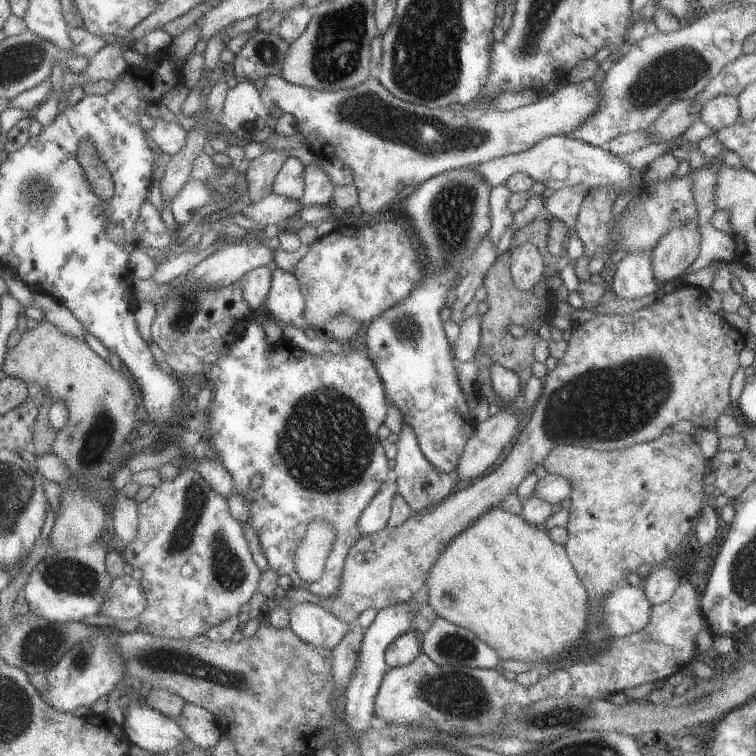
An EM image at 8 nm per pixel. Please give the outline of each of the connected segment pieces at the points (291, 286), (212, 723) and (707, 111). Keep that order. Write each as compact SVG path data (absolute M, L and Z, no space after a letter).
M275 270L271 276L271 288L265 298L263 310L267 310L275 320L287 322L295 328L305 328L303 314L309 308L299 282L293 274Z
M185 704L181 716L177 718L177 724L181 726L181 730L187 734L187 740L195 744L195 748L207 750L207 748L215 748L217 740L221 738L217 720L211 716L211 712Z
M715 96L703 106L699 120L717 132L739 120L739 100L735 96Z

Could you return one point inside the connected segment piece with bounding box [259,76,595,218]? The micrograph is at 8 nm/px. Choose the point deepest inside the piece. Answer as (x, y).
(389, 144)

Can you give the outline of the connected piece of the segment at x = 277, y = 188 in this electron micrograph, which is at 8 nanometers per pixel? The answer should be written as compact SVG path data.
M289 158L289 160L285 160L285 166L277 172L269 194L301 204L301 196L303 196L303 188L305 188L303 184L305 184L305 172L303 172L301 160Z

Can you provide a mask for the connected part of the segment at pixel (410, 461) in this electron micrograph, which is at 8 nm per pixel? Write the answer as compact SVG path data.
M405 424L397 436L399 438L395 442L391 480L397 486L397 494L401 494L401 498L407 502L411 514L423 514L423 512L439 506L447 496L453 494L453 482L449 478L449 474L439 474L437 470L433 470L433 466L429 462L425 462L425 458L419 452L417 436L415 436L415 430L411 428L411 424Z

